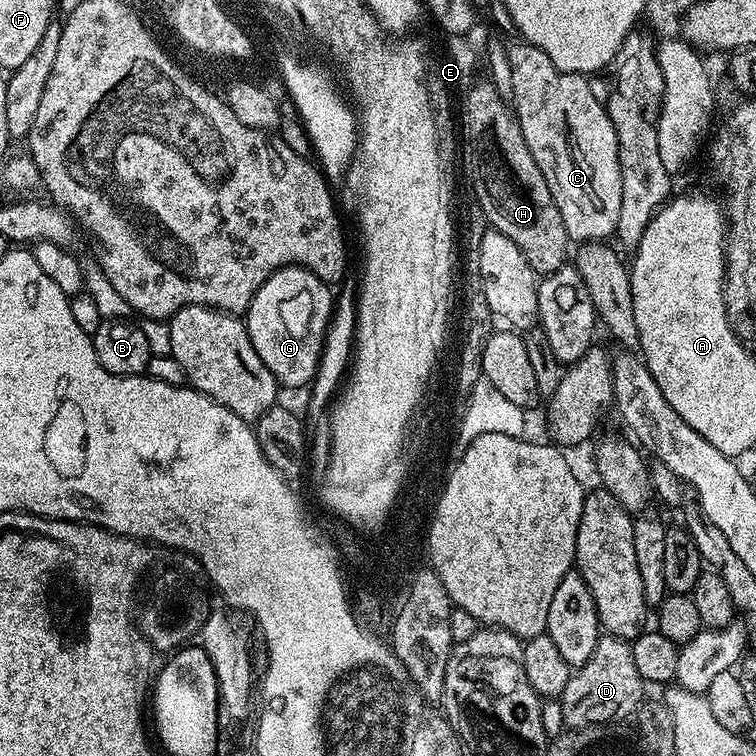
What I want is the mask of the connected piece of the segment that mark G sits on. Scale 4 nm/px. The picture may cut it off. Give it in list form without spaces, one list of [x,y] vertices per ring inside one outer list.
[[[280,268],[272,272],[254,294],[246,323],[250,342],[274,374],[277,385],[307,389],[315,378],[328,320],[332,316],[334,292],[305,268]]]

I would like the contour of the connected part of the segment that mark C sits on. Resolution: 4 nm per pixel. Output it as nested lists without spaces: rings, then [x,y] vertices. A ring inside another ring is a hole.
[[[527,42],[507,45],[514,94],[510,101],[516,121],[522,126],[522,138],[538,162],[538,170],[550,186],[550,194],[562,214],[566,234],[572,242],[604,242],[617,235],[619,211],[622,210],[623,182],[619,164],[618,134],[605,101],[594,98],[590,79],[578,72],[562,72],[540,48]]]

